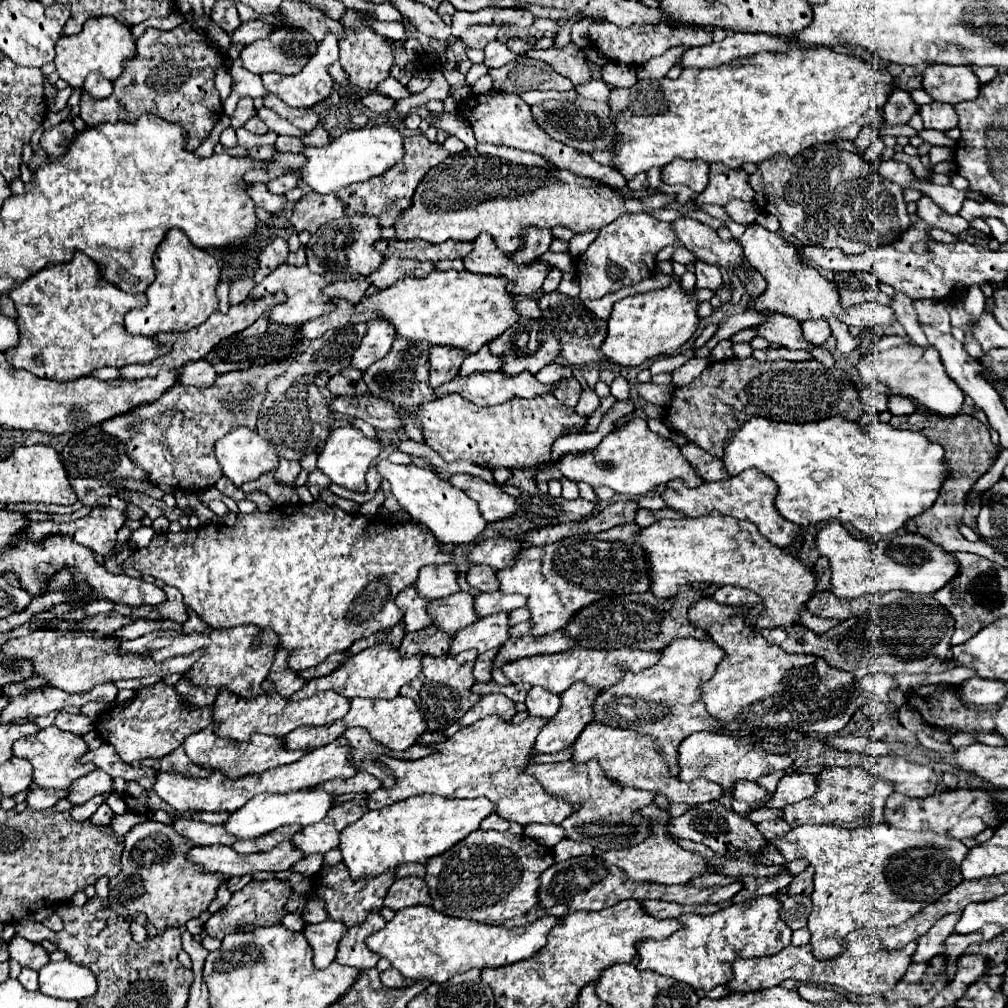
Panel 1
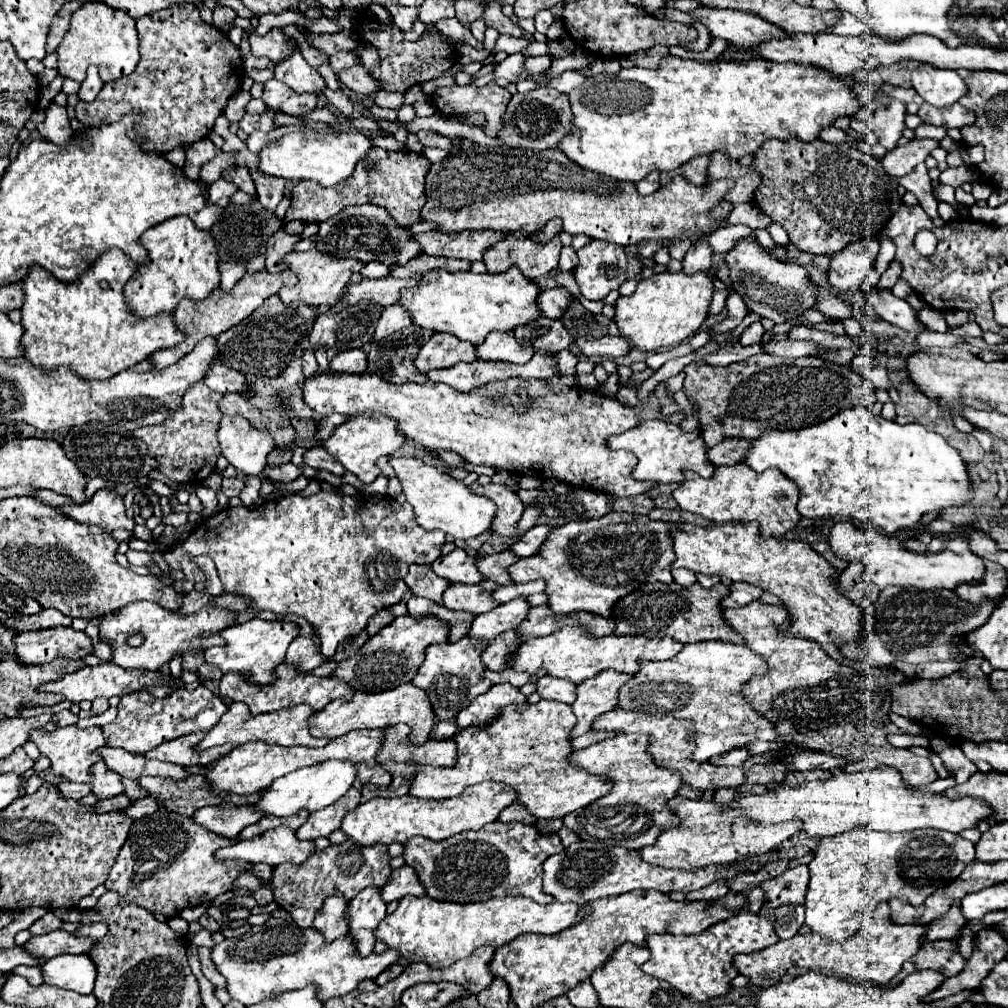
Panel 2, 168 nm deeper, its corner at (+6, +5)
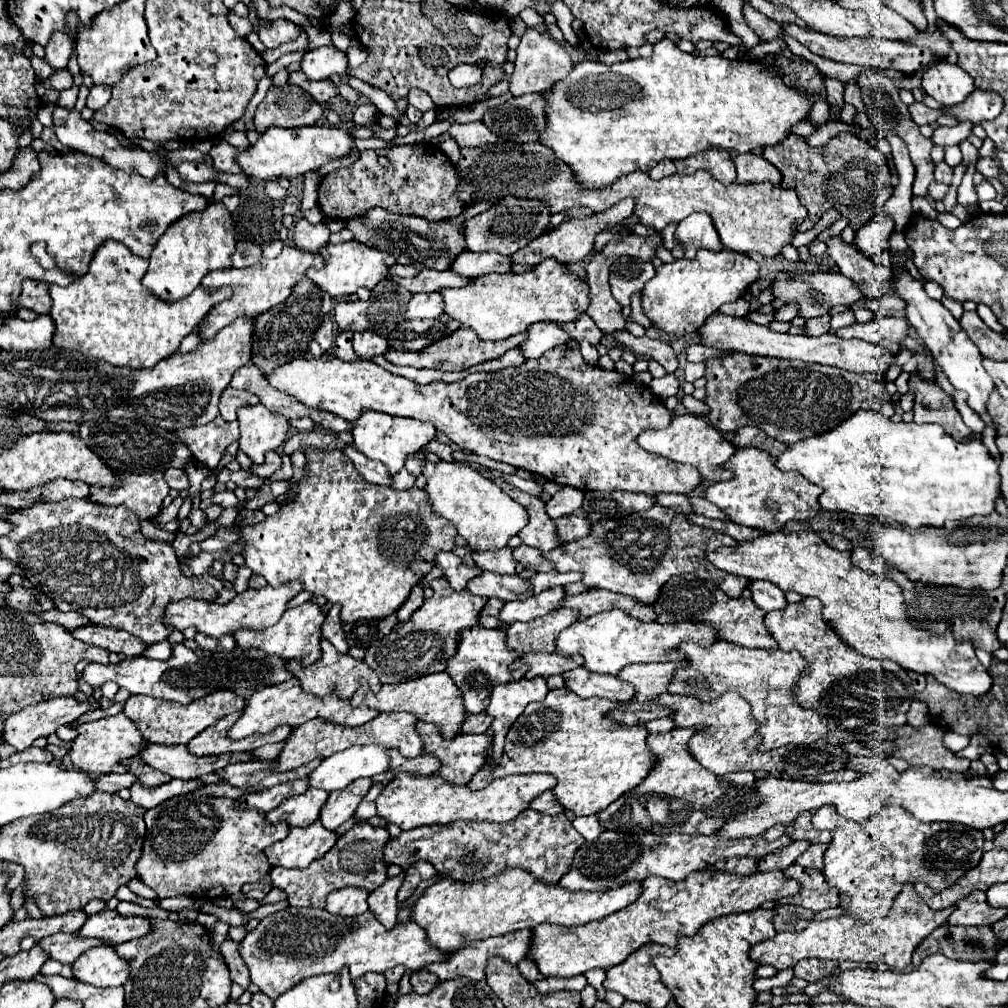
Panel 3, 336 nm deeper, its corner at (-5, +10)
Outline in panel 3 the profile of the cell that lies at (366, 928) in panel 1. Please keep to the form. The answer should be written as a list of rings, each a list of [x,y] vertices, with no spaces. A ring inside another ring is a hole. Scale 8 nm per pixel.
[[[400,872],[396,878],[386,880],[380,888],[376,888],[374,892],[370,892],[368,896],[368,904],[370,910],[376,914],[376,918],[390,930],[394,928],[394,918],[398,914],[398,900],[396,900],[396,892],[404,882],[404,872]]]

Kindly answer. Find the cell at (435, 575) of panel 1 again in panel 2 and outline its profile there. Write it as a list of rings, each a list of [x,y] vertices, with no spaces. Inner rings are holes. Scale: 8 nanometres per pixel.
[[[455,549],[445,557],[437,557],[433,563],[433,573],[441,575],[443,579],[449,579],[451,583],[463,583],[463,585],[477,585],[483,581],[481,573],[475,567],[475,559],[469,557],[463,549]]]

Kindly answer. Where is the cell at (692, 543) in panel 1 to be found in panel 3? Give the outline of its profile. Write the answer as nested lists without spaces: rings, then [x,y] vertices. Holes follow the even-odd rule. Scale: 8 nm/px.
[[[792,520],[784,528],[786,532],[780,530],[752,542],[740,542],[736,548],[718,548],[706,558],[728,574],[746,576],[750,580],[770,580],[784,592],[820,598],[824,604],[824,620],[828,620],[848,646],[864,656],[882,656],[906,670],[930,674],[958,694],[984,696],[986,690],[990,690],[992,676],[974,656],[972,642],[956,640],[950,628],[944,634],[914,628],[906,614],[902,588],[894,580],[856,568],[850,560],[850,550],[840,552],[830,548],[806,522]]]

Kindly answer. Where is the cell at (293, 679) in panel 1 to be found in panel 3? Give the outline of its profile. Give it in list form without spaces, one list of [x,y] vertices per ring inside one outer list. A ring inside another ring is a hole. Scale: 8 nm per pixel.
[[[332,606],[324,624],[322,624],[322,636],[326,640],[330,640],[338,652],[346,654],[348,652],[348,644],[346,644],[346,638],[344,638],[344,628],[342,628],[342,622],[340,622],[340,606]]]

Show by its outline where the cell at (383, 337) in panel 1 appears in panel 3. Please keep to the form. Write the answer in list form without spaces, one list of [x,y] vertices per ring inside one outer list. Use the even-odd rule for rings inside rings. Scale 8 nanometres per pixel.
[[[438,292],[434,294],[414,294],[408,304],[406,318],[438,318],[444,312],[444,300]]]

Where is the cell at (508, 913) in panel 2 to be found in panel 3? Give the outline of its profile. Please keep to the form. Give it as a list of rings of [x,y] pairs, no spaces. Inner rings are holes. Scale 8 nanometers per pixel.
[[[508,866],[502,872],[506,874],[496,874],[492,878],[468,884],[452,878],[434,882],[414,904],[412,920],[424,926],[430,944],[438,946],[444,952],[456,952],[474,940],[502,936],[522,928],[536,928],[544,922],[578,926],[600,920],[612,912],[626,908],[638,898],[638,894],[642,894],[642,882],[624,884],[618,890],[606,892],[572,892],[564,890],[560,884],[540,882],[522,868]]]

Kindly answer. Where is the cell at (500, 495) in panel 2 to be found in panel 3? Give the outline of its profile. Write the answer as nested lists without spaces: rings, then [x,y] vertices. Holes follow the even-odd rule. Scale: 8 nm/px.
[[[512,488],[508,494],[516,502],[520,502],[530,514],[530,524],[526,528],[522,528],[520,534],[518,534],[524,544],[534,546],[534,548],[538,548],[542,552],[548,552],[548,550],[562,544],[562,540],[556,534],[556,524],[546,514],[546,504],[540,498],[534,498],[534,496],[518,490],[518,488]]]

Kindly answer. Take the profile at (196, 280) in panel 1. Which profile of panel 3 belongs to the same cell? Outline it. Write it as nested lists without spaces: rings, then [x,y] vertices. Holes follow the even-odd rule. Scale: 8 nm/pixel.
[[[208,202],[206,210],[192,212],[176,220],[156,242],[150,254],[148,272],[142,278],[142,284],[162,300],[174,302],[188,296],[202,278],[218,268],[230,266],[230,254],[234,252],[234,220],[222,202]]]

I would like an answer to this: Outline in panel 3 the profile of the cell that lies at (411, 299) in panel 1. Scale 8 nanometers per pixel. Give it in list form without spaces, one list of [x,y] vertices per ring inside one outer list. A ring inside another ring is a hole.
[[[552,258],[526,274],[488,274],[462,288],[444,288],[440,294],[444,296],[446,314],[462,322],[462,326],[472,328],[484,340],[510,338],[526,332],[534,322],[572,322],[580,318],[590,304],[588,284],[568,270],[566,264]]]

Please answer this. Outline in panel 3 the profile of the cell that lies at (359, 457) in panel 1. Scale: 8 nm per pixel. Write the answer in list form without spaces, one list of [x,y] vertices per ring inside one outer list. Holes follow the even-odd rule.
[[[364,410],[364,414],[356,420],[356,426],[352,430],[354,436],[354,448],[368,456],[370,460],[380,460],[388,466],[390,474],[396,474],[404,468],[406,456],[418,452],[432,440],[436,440],[436,428],[428,422],[412,420],[412,418],[400,418],[400,416],[388,416],[384,412]]]

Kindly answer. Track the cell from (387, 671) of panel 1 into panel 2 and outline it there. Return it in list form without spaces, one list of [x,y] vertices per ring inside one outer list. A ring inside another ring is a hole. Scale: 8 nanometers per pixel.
[[[409,615],[397,617],[393,623],[383,627],[377,635],[369,637],[367,643],[351,659],[341,661],[339,667],[331,673],[331,677],[343,679],[355,691],[365,691],[365,693],[389,691],[397,685],[409,683],[425,659],[423,655],[425,647],[435,643],[445,643],[447,633],[449,633],[447,625],[433,615],[423,619],[413,619]]]

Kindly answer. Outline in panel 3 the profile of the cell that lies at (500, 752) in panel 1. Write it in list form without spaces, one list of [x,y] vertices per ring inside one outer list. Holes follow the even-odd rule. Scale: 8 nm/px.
[[[568,688],[550,690],[544,700],[532,702],[512,724],[502,762],[490,766],[490,760],[486,760],[468,788],[480,790],[486,788],[488,782],[512,774],[548,772],[558,778],[554,788],[556,798],[576,816],[606,810],[624,792],[638,786],[656,766],[656,754],[646,744],[650,732],[644,724],[628,726],[616,722],[608,716],[614,708],[620,708],[620,704],[604,698],[582,700]]]

